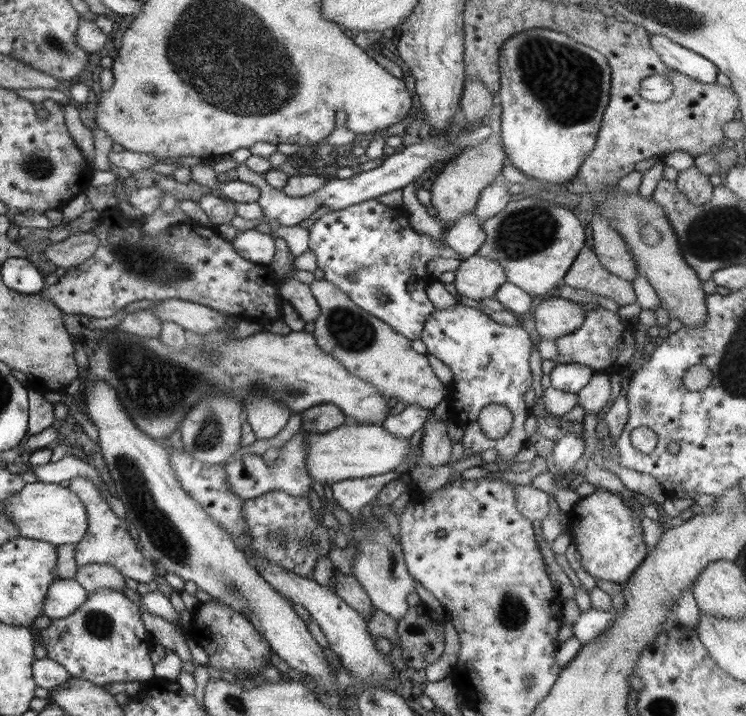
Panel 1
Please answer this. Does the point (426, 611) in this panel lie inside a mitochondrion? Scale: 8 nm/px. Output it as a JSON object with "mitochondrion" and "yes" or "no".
{"mitochondrion":"no"}

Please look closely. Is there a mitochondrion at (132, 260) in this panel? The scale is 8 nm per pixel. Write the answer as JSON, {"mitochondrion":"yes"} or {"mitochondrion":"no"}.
{"mitochondrion":"yes"}

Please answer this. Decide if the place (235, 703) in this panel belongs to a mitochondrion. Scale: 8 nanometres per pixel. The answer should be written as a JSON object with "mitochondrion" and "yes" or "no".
{"mitochondrion":"yes"}

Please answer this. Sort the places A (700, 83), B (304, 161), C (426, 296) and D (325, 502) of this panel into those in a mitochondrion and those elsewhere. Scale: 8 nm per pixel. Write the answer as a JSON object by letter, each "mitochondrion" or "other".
{"A":"other","B":"other","C":"other","D":"other"}

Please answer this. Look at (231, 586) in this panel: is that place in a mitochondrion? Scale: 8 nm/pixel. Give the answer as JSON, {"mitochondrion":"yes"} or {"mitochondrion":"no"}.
{"mitochondrion":"yes"}

